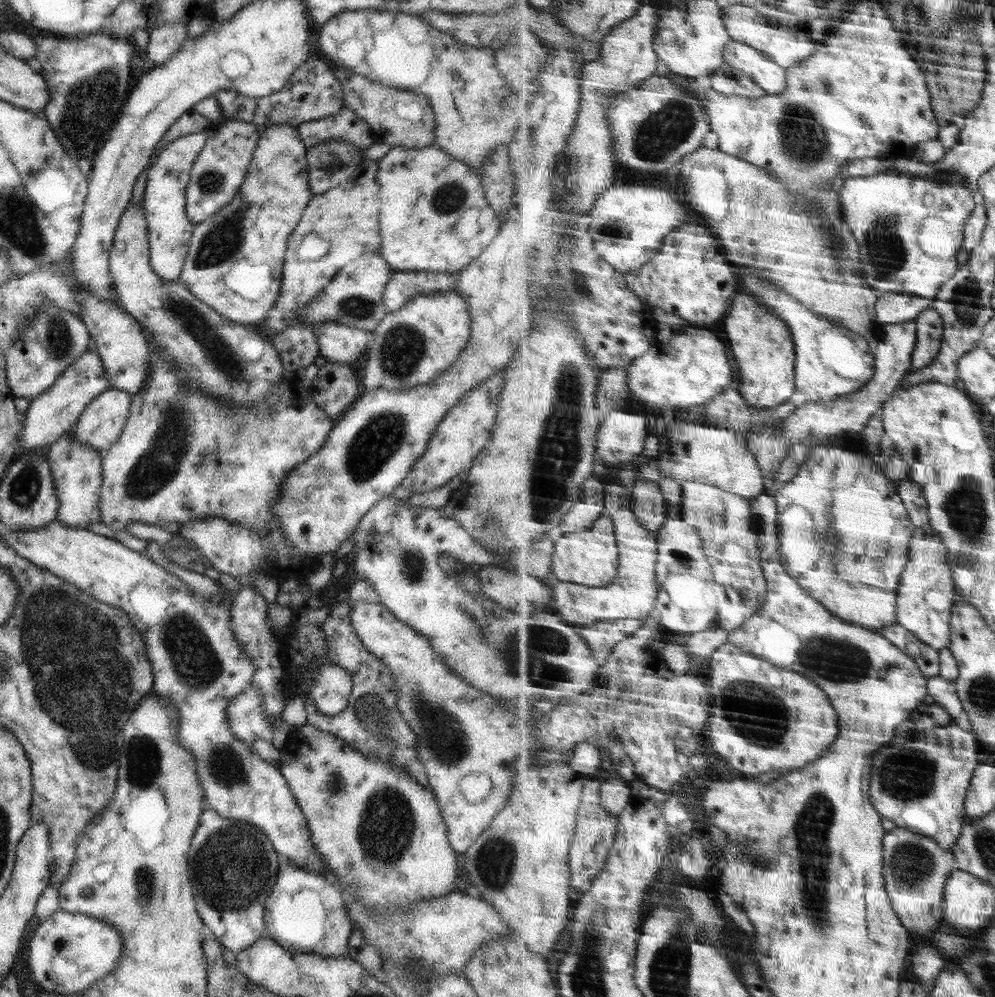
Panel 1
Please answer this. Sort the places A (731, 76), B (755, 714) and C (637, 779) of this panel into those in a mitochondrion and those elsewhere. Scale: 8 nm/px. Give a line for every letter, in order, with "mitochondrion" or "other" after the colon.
A: mitochondrion
B: mitochondrion
C: other

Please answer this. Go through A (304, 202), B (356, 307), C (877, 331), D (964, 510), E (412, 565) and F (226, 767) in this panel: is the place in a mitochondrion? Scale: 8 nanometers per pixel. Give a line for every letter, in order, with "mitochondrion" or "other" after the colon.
A: other
B: mitochondrion
C: other
D: mitochondrion
E: mitochondrion
F: mitochondrion

